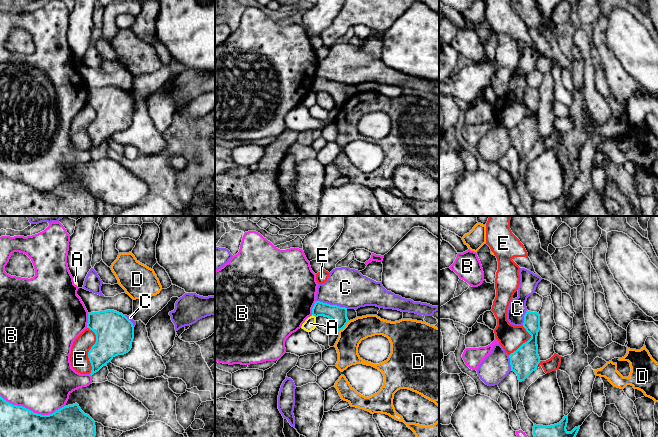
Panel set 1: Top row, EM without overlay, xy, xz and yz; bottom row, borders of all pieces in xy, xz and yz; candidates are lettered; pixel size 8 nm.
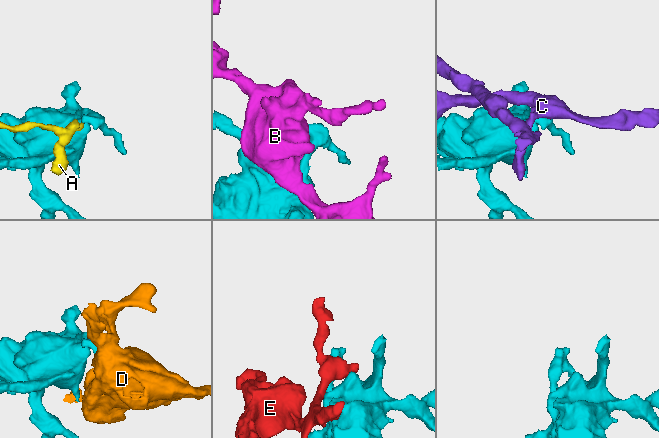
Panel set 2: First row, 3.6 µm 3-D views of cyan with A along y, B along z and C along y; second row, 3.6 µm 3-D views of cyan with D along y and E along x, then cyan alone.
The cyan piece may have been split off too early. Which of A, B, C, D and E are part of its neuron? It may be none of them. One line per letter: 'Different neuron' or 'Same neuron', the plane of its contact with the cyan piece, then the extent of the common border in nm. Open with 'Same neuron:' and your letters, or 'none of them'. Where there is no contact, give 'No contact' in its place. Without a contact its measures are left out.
Same neuron: none of them
A: Different neuron. Touches cyan in xz. Shared border 40 nm
B: Different neuron. Touches cyan in xy. Shared border 550 nm
C: Different neuron. Touches cyan in xz. Shared border 260 nm
D: Different neuron. Touches cyan in xz. Shared border 120 nm
E: Different neuron. Touches cyan in xy. Shared border 380 nm

